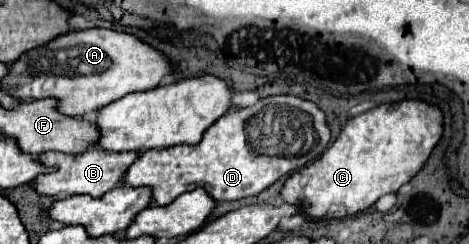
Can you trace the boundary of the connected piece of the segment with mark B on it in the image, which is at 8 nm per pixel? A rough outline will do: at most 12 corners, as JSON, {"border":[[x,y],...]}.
{"border":[[44,152],[40,194],[104,196],[138,152]]}

